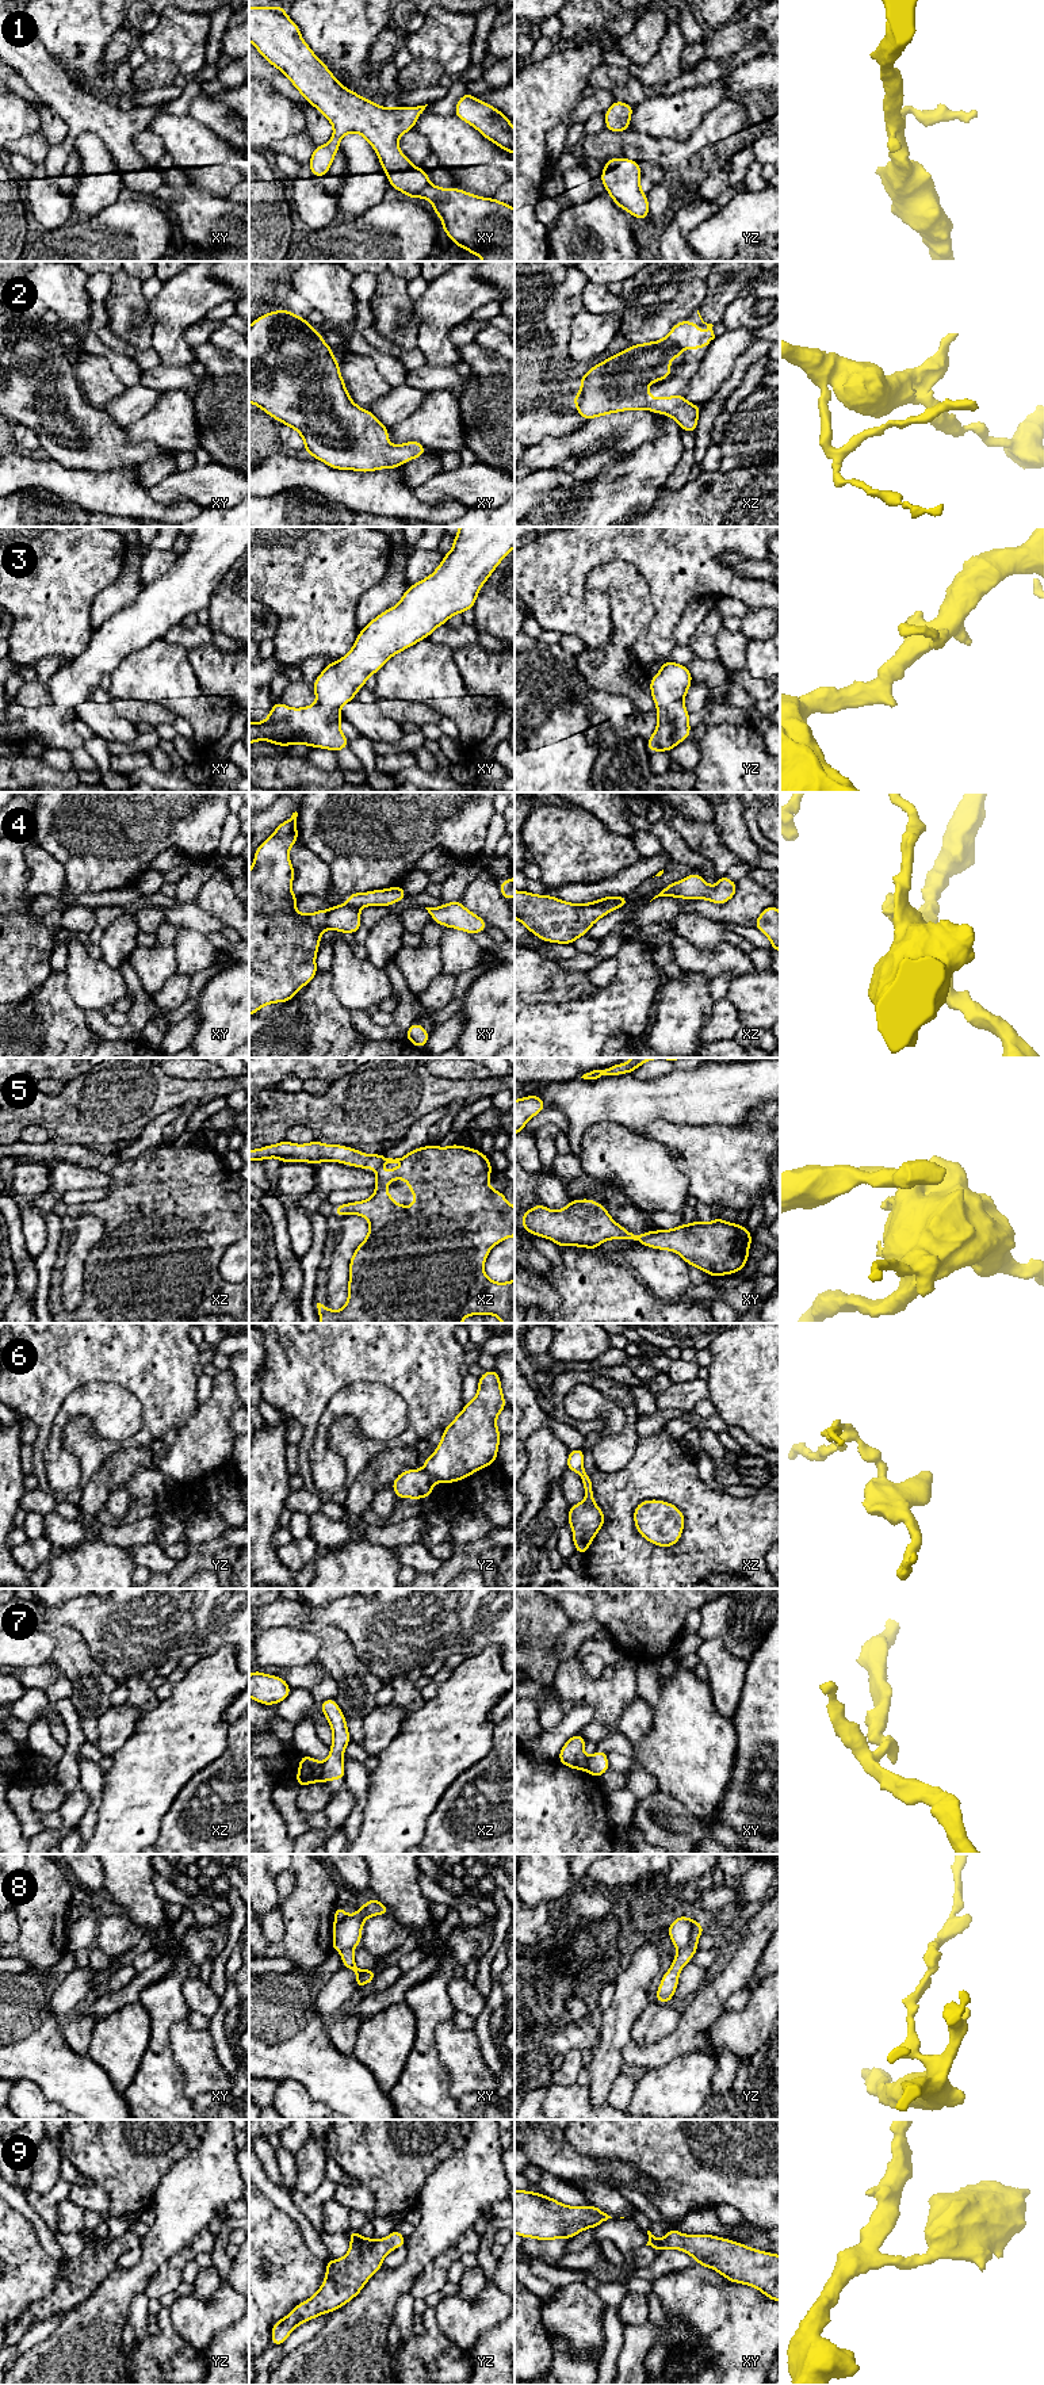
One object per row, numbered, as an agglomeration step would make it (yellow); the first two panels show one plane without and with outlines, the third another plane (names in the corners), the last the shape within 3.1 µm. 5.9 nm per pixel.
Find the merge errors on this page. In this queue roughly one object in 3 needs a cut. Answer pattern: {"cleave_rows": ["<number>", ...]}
{"cleave_rows": ["4", "6", "7", "8"]}

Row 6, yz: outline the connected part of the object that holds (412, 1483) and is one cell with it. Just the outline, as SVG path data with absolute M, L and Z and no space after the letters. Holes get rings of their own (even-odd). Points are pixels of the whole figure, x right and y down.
M425 1469L402 1471L391 1484L398 1499L422 1499L433 1495L433 1479Z

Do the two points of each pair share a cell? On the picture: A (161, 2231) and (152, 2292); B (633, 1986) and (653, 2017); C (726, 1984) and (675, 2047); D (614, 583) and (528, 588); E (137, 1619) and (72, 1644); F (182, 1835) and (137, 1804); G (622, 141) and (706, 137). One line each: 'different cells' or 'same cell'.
A: different cells
B: different cells
C: same cell
D: different cells
E: different cells
F: different cells
G: same cell

